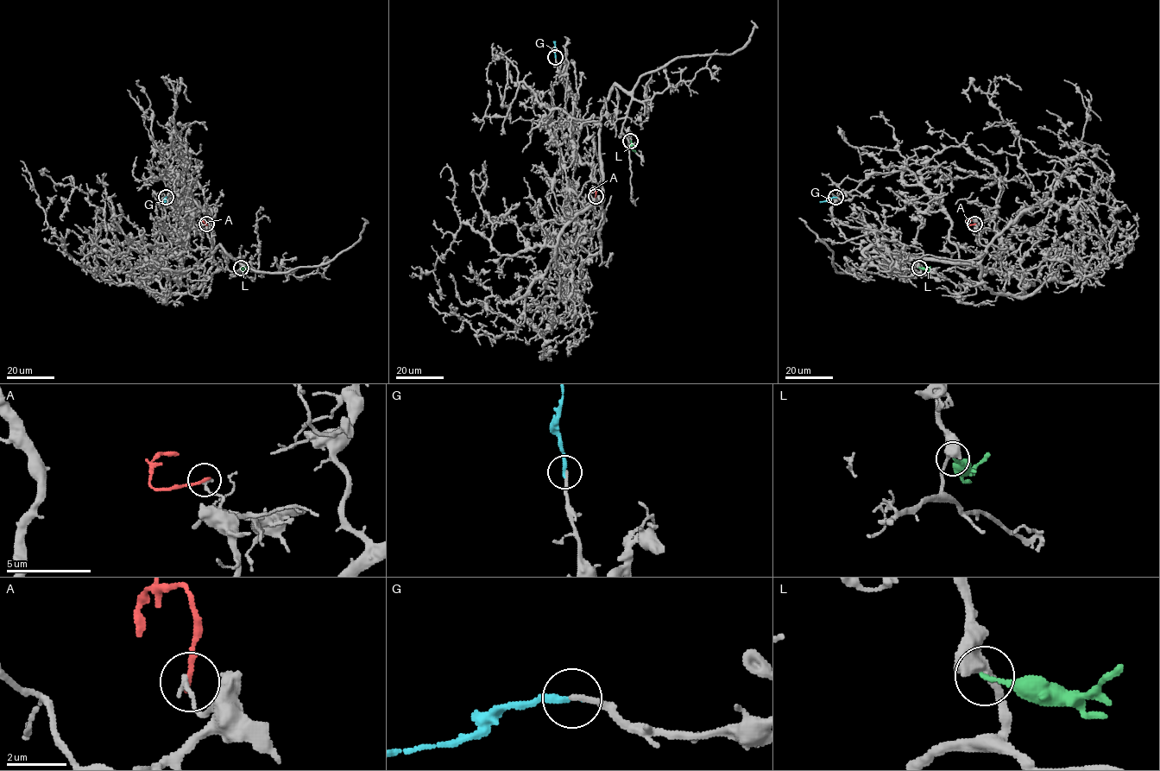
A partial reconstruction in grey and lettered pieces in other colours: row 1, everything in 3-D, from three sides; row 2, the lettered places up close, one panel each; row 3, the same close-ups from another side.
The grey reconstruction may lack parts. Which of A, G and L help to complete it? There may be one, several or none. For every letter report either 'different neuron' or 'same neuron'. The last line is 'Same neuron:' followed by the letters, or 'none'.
A: different neuron
G: same neuron
L: different neuron
Same neuron: G

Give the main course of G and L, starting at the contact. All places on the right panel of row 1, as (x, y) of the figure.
G: (835, 198), (819, 202)
L: (919, 268), (929, 267)

